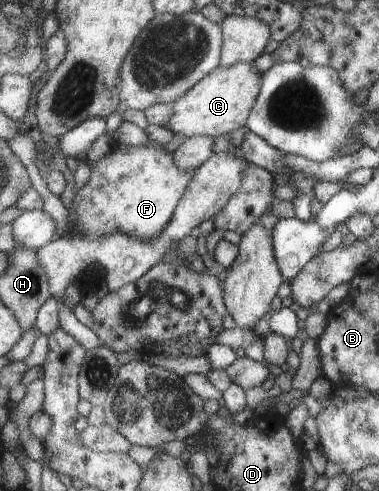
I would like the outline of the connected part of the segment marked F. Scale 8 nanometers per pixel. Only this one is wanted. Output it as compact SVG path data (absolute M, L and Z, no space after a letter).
M112 138L110 145L110 155L100 163L91 163L88 183L74 195L74 210L70 209L68 226L71 229L68 235L94 239L102 238L104 234L122 232L142 241L159 238L168 227L175 210L178 209L196 170L182 171L175 163L173 153L165 150L164 145L160 143L126 146Z

